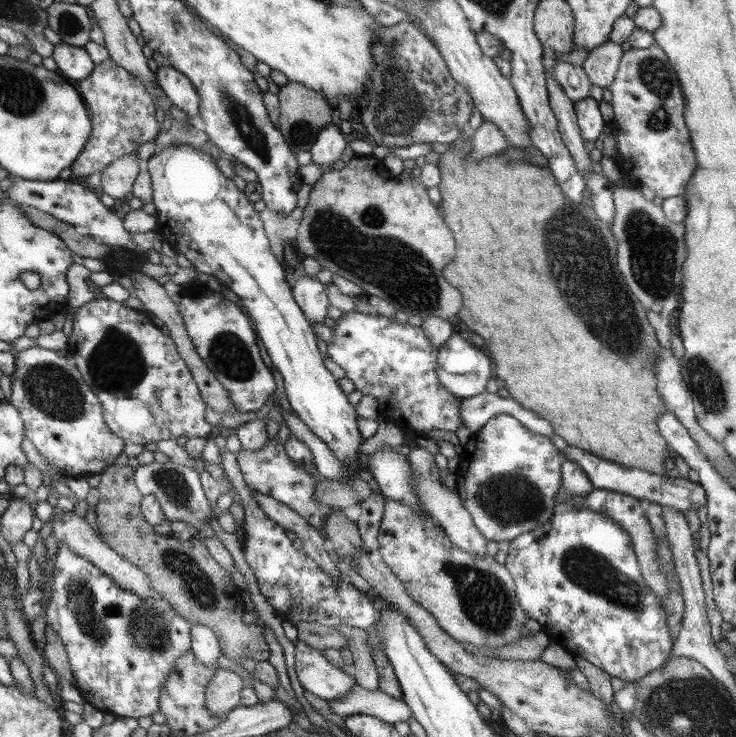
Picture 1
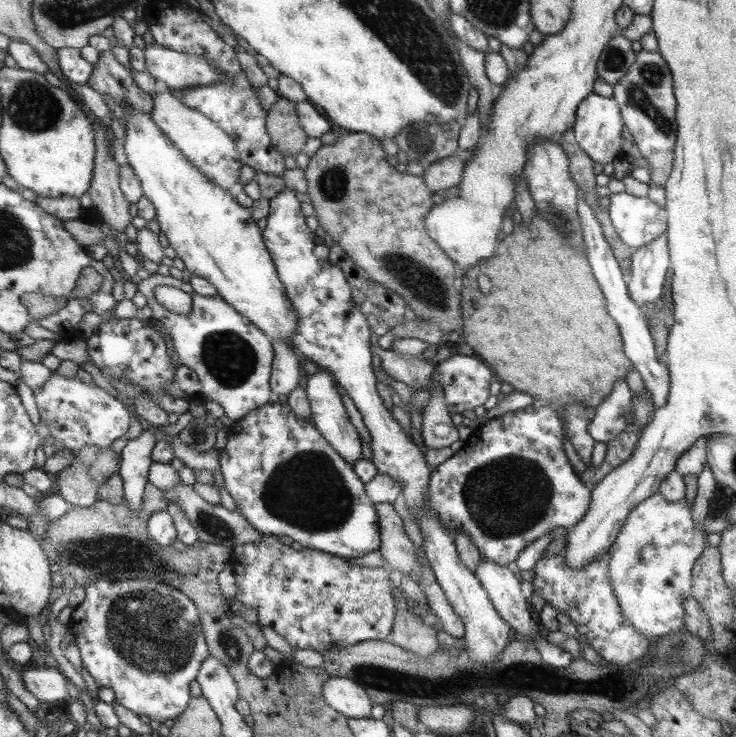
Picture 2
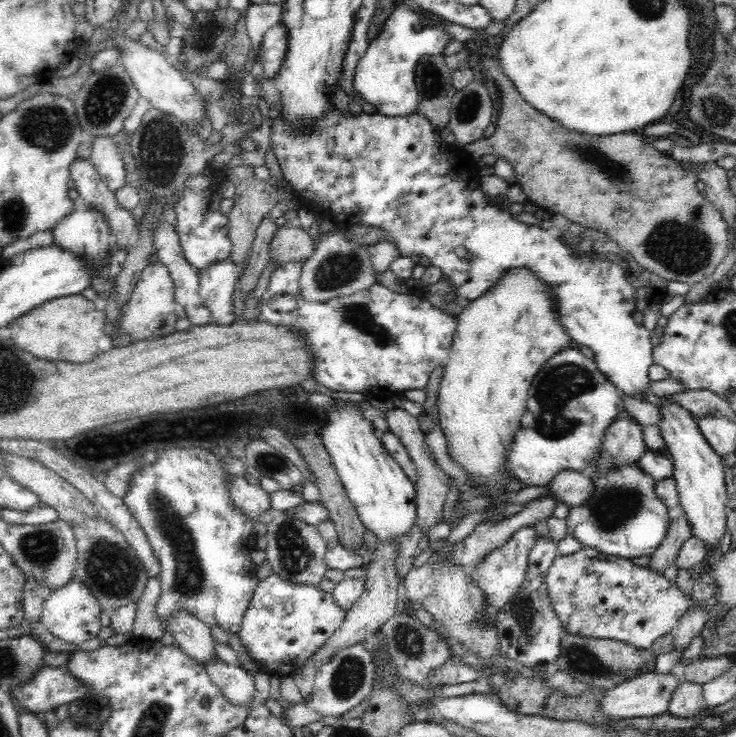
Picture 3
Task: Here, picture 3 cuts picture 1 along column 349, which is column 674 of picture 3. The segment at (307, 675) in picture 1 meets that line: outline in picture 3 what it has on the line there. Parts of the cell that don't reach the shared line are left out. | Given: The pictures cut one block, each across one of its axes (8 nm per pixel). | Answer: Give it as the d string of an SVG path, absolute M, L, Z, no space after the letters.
M655 671L646 672L605 691L600 700L600 708L610 721L660 716L667 712L670 697L678 683L671 673L657 675Z

